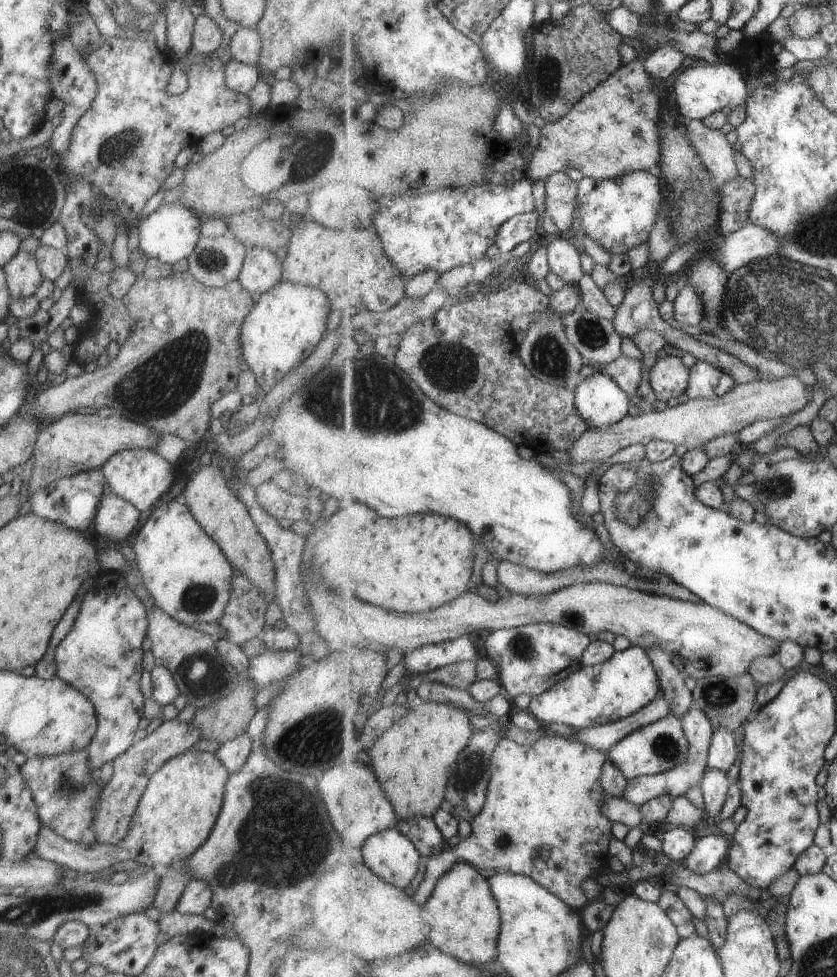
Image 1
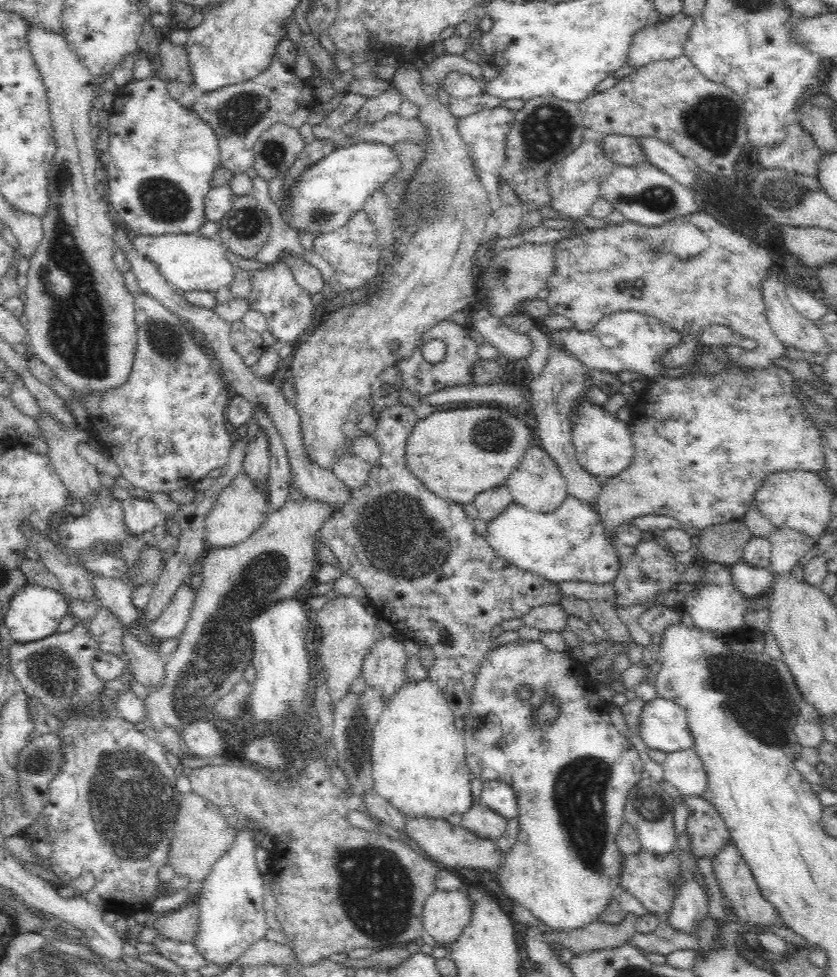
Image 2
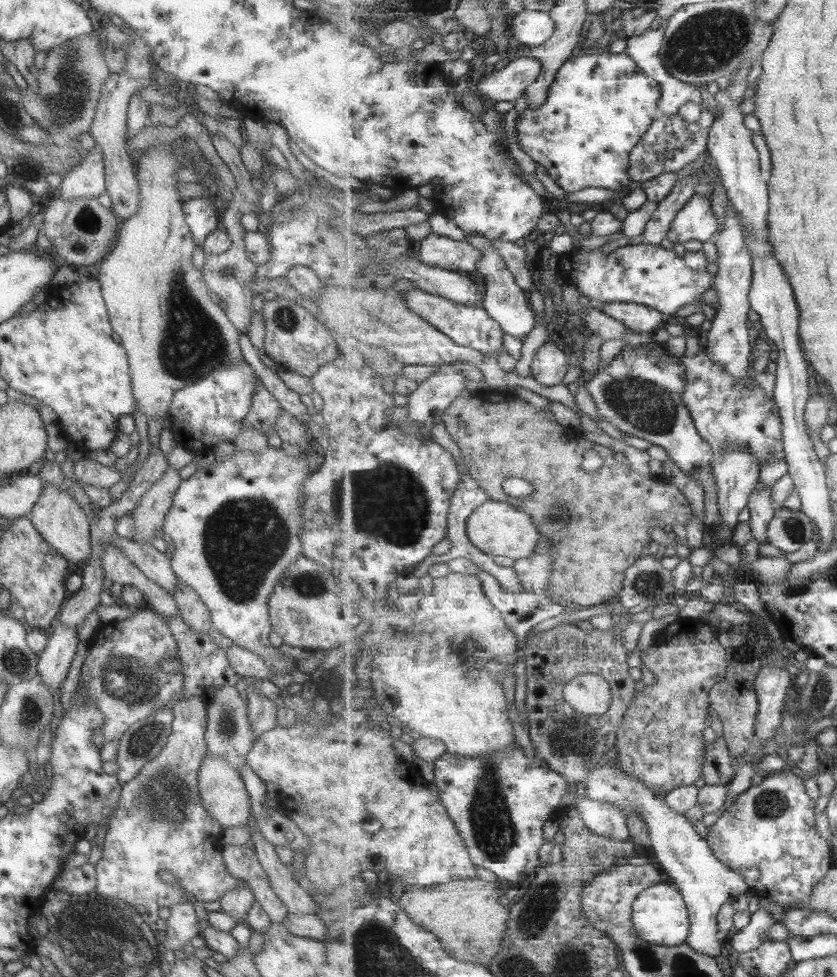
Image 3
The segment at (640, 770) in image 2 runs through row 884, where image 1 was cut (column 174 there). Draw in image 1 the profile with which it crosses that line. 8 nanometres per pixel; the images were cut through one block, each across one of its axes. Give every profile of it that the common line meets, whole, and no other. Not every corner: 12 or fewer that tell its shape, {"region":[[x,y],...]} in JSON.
{"region":[[163,503],[131,546],[157,608],[217,622],[234,568],[187,506]]}

